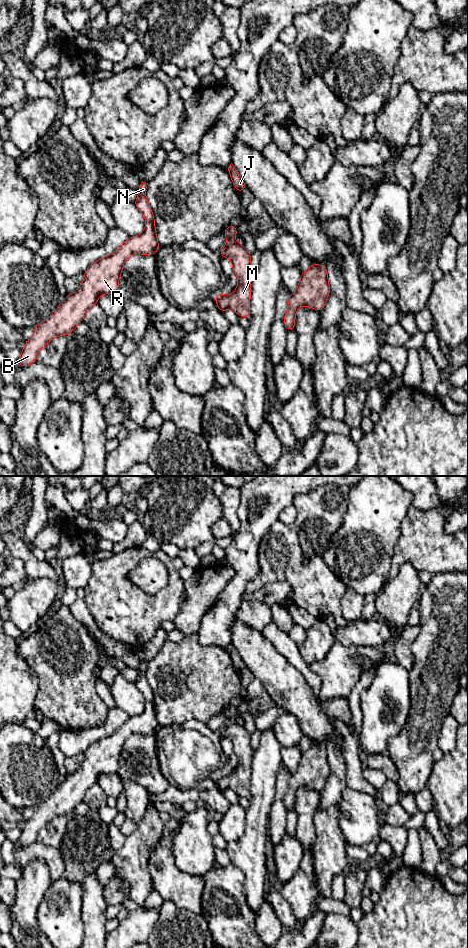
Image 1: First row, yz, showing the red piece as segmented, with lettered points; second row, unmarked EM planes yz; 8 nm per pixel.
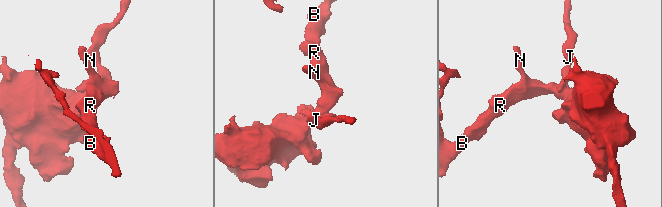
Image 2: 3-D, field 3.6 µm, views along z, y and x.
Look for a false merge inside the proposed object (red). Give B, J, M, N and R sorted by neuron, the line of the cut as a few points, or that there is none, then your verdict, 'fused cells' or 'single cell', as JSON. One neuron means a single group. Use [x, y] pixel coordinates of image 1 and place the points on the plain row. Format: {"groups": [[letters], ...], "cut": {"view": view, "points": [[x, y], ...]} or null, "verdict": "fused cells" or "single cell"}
{"groups": [["B", "M", "N", "R"], ["J"]], "cut": {"view": "yz", "points": [[232, 720], [228, 722]]}, "verdict": "fused cells"}

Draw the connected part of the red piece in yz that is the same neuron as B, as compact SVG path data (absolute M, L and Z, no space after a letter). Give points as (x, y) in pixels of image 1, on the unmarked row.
M140 660L139 674L134 684L146 699L145 709L138 716L131 716L109 736L92 743L84 752L81 766L61 781L58 789L46 800L39 803L32 817L26 821L18 840L20 847L36 842L40 830L53 818L74 811L83 801L89 788L98 783L101 774L114 774L118 771L118 762L126 740L135 733L156 734L159 723L155 709L152 689L146 679L148 662Z

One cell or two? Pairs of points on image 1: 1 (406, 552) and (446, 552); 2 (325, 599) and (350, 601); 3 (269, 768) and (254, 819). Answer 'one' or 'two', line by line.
1: one
2: two
3: one

